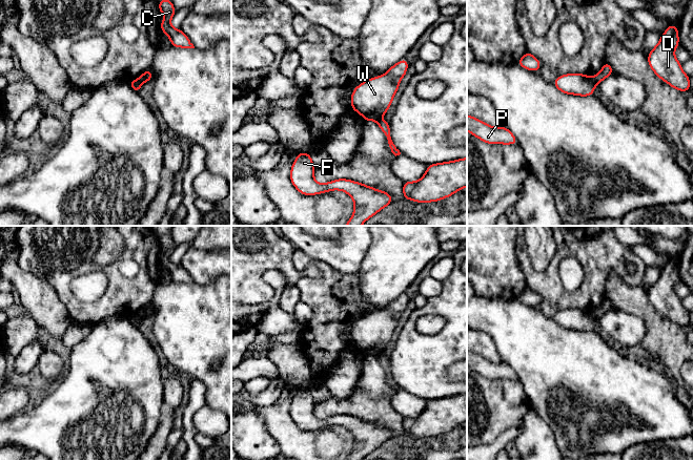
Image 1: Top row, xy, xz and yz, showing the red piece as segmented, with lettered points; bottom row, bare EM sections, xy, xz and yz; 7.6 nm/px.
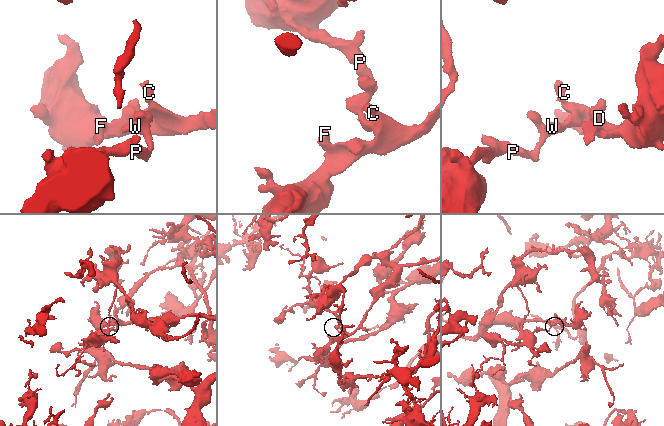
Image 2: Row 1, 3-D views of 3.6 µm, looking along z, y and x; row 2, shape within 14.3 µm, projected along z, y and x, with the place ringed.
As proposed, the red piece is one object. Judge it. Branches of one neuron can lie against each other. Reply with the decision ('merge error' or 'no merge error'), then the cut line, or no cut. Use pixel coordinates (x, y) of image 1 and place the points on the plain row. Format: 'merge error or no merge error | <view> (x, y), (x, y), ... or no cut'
merge error | yz (592, 313), (596, 318)

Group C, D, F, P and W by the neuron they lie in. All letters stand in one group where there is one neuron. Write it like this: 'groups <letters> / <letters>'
groups C D F / P W

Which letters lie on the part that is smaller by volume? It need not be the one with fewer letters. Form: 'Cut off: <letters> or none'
Cut off: P, W

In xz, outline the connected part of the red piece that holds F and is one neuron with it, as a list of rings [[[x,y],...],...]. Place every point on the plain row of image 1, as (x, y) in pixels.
[[[298,389],[290,405],[290,416],[297,425],[304,431],[326,428],[330,425],[343,425],[353,434],[354,446],[345,461],[361,461],[368,454],[392,438],[392,432],[385,426],[370,421],[339,414],[326,419],[314,416],[314,400],[309,389]]]

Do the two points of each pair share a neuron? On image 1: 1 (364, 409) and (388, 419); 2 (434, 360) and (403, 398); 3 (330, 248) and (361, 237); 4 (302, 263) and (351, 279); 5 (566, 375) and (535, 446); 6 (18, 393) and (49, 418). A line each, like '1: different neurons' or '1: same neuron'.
1: same neuron
2: different neurons
3: same neuron
4: same neuron
5: different neurons
6: different neurons

